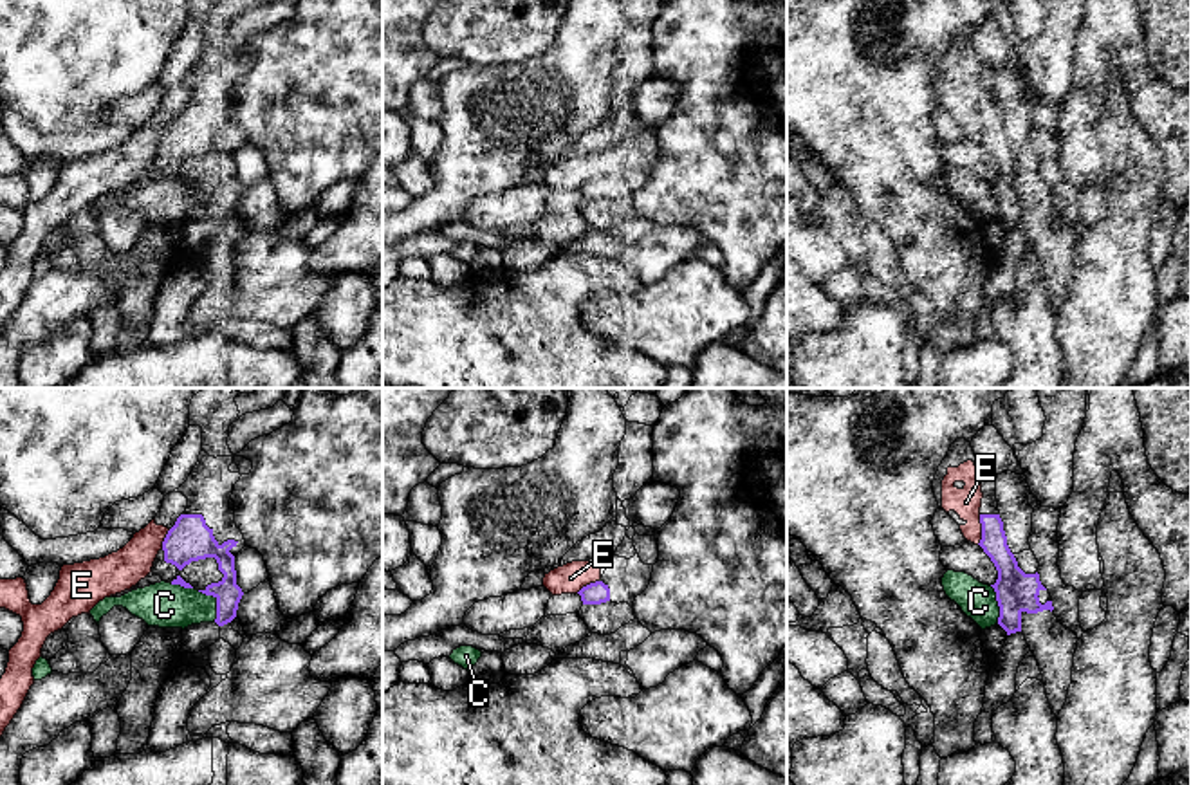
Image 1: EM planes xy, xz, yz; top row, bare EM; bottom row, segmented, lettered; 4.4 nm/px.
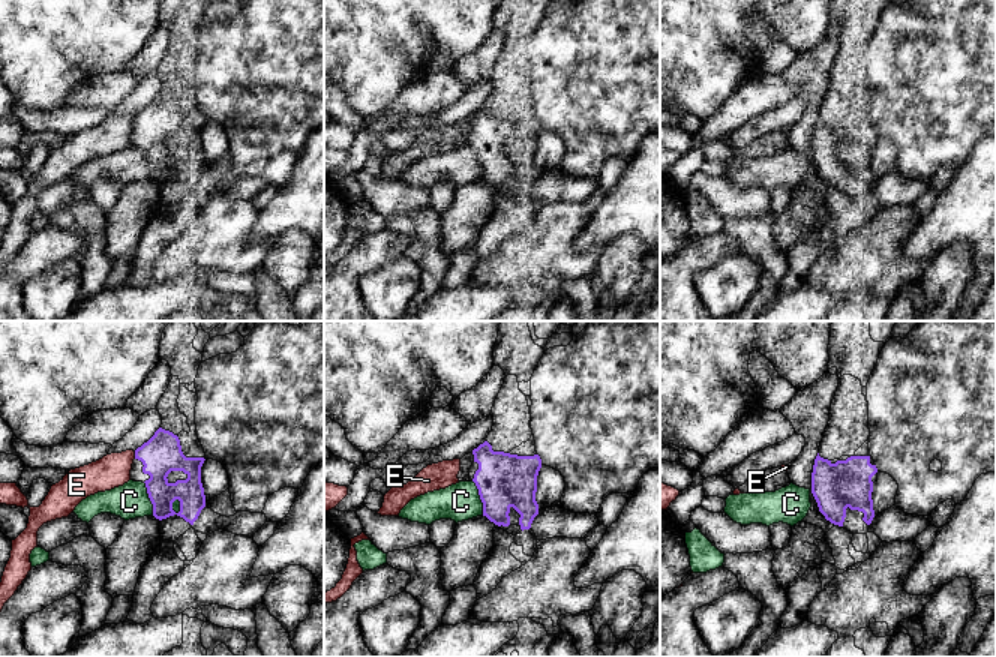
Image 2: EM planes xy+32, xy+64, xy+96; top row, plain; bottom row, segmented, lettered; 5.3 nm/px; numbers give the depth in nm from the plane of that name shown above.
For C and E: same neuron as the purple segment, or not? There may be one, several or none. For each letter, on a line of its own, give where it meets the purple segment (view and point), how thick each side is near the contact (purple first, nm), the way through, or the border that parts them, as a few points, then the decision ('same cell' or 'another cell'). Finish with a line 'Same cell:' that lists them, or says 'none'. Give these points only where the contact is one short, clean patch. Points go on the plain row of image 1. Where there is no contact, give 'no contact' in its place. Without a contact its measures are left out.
C: contact xy (217, 197); calibres 120 and 200 nm; another cell
E: contact yz (982, 125); calibres 120 and 130 nm; border yz (980, 110), (980, 136), (977, 139); another cell
Same cell: none

